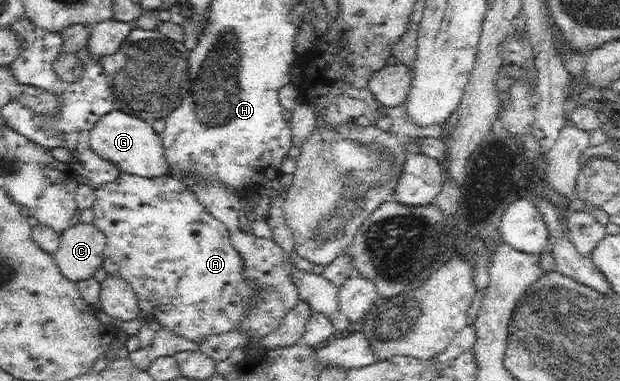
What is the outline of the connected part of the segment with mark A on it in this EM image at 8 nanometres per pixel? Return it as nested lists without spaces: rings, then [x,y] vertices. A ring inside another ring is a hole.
[[[119,172],[117,178],[112,183],[96,190],[93,208],[95,216],[92,222],[107,237],[106,248],[103,253],[104,268],[107,273],[120,274],[120,276],[125,277],[132,284],[141,313],[153,317],[161,322],[161,324],[173,329],[178,335],[187,337],[190,340],[200,339],[200,337],[210,335],[210,333],[229,332],[236,325],[236,321],[240,321],[242,311],[246,307],[246,297],[248,297],[248,288],[246,288],[246,282],[242,280],[241,276],[242,259],[240,254],[230,244],[226,226],[220,223],[211,213],[208,213],[208,210],[196,201],[193,194],[188,192],[188,189],[185,189],[180,180],[171,178],[167,174],[155,178],[147,178],[134,175],[133,173]]]

